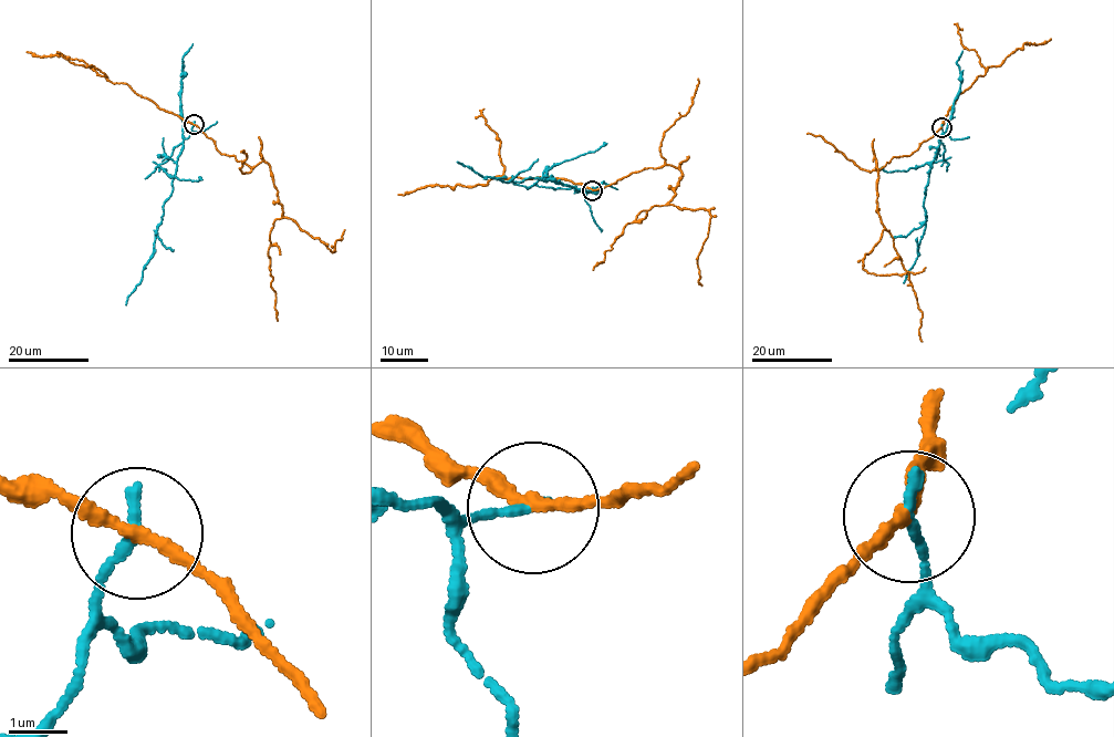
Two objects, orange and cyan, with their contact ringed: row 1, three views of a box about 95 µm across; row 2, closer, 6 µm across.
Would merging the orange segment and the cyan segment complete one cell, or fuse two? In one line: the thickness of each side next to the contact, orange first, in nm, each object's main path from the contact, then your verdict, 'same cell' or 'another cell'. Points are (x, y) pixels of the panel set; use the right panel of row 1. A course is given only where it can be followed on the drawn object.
calibres 200 and 200 nm; course orange (941, 127), (909, 155), (894, 157), (875, 168), (881, 221), (892, 236), (922, 312), (922, 341); course cyan (941, 127), (926, 189), (925, 222), (918, 257), (903, 282); another cell

